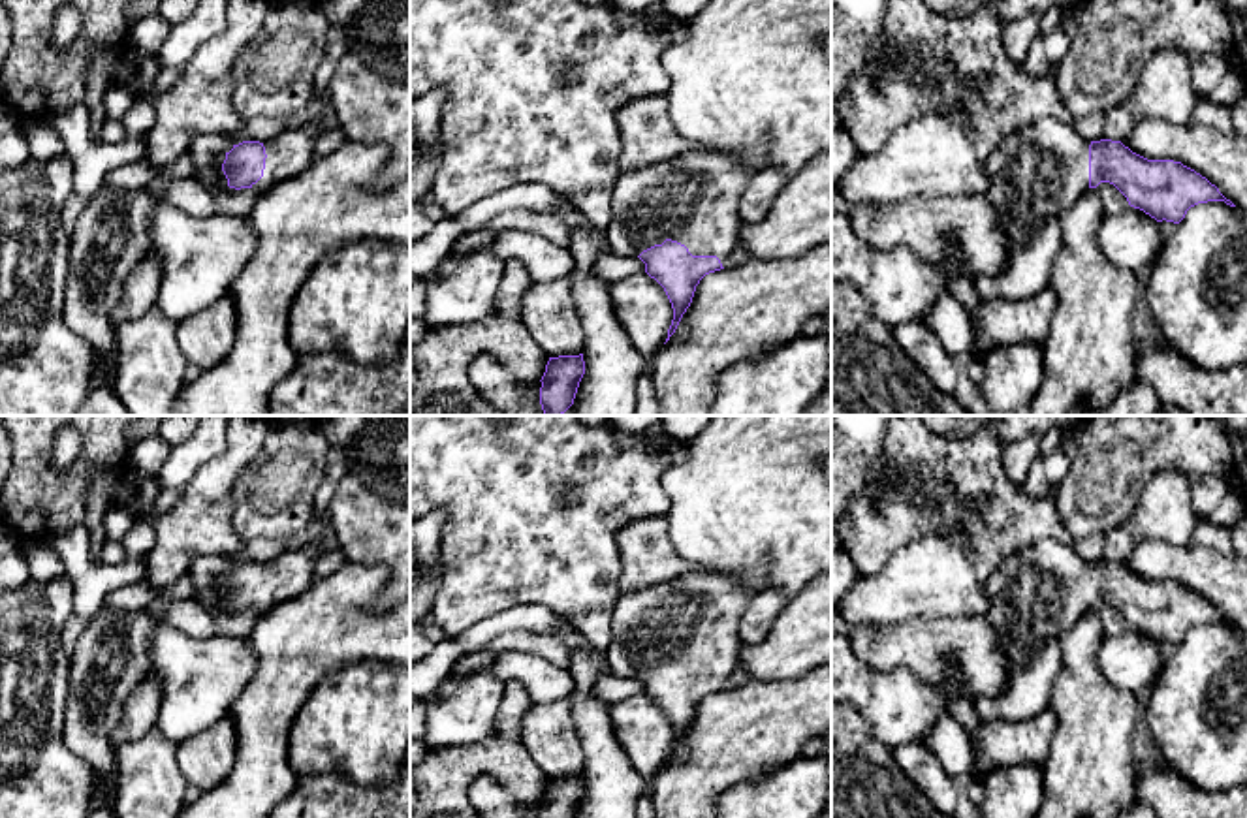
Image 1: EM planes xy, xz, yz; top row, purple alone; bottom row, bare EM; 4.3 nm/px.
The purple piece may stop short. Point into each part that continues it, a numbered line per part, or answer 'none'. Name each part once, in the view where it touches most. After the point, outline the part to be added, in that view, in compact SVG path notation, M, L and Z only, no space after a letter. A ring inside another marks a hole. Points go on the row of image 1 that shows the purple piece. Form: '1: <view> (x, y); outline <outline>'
1: xz (694, 198); outline M713 150L685 152L670 162L621 173L609 203L611 222L602 231L609 250L621 256L638 258L643 250L671 239L685 244L692 256L717 256L722 267L728 269L728 260L739 244L739 228L743 224L739 216L739 199L752 175L752 169L741 165L730 154Z

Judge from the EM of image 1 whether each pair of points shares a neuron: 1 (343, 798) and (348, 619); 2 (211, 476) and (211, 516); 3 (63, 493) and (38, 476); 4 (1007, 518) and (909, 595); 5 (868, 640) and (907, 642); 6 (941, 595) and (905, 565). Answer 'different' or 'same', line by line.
1: different
2: same
3: same
4: different
5: same
6: same

